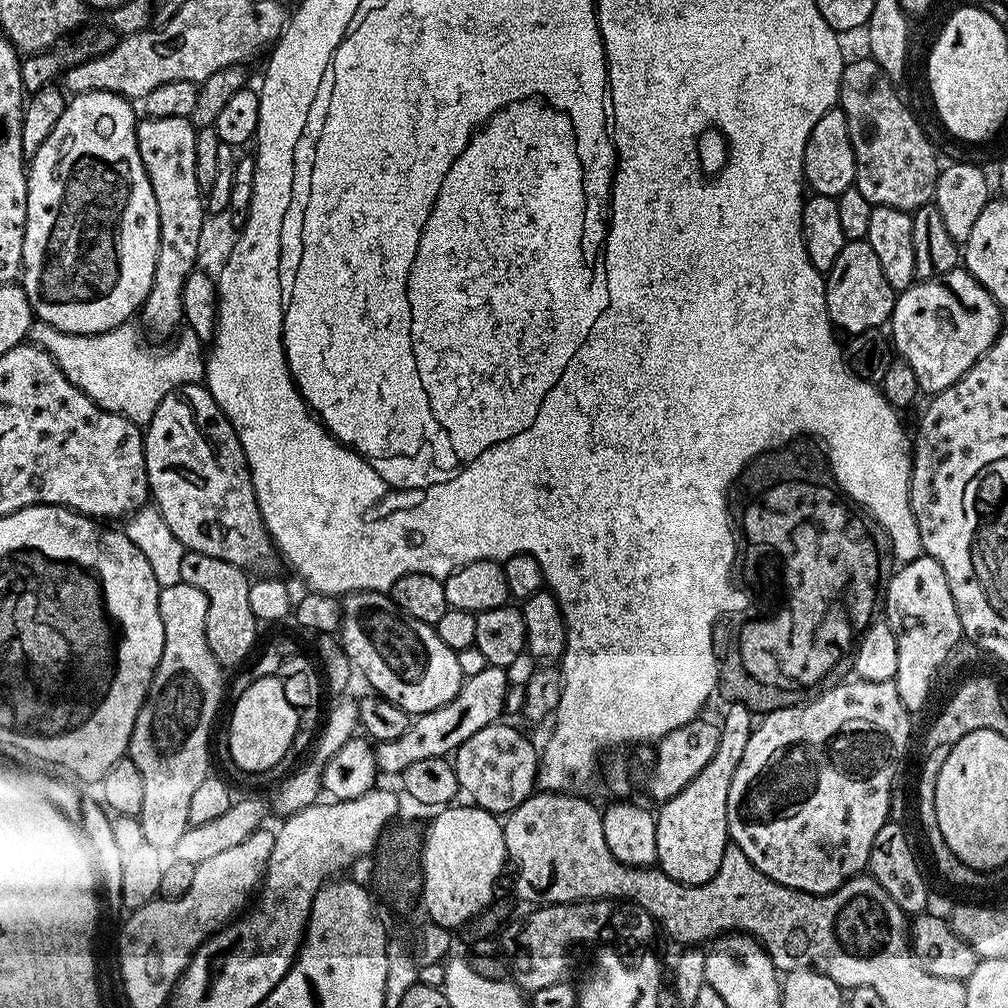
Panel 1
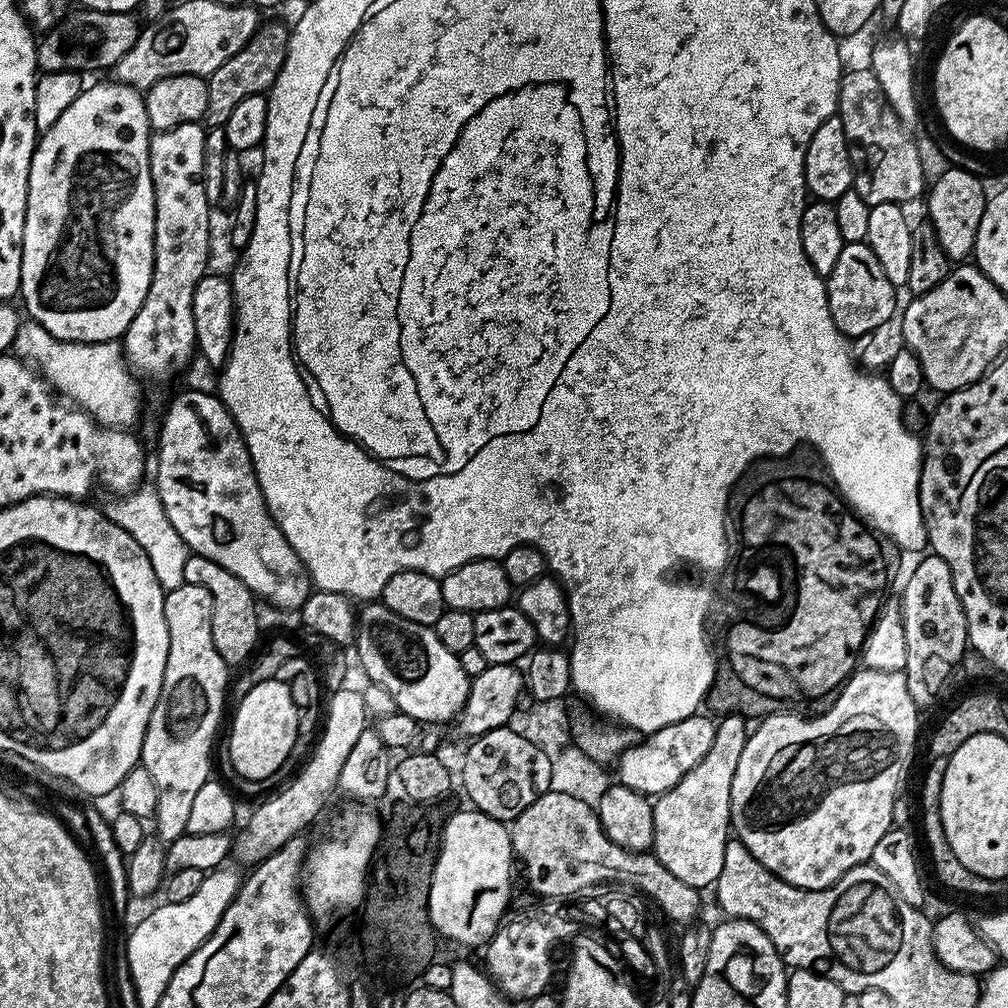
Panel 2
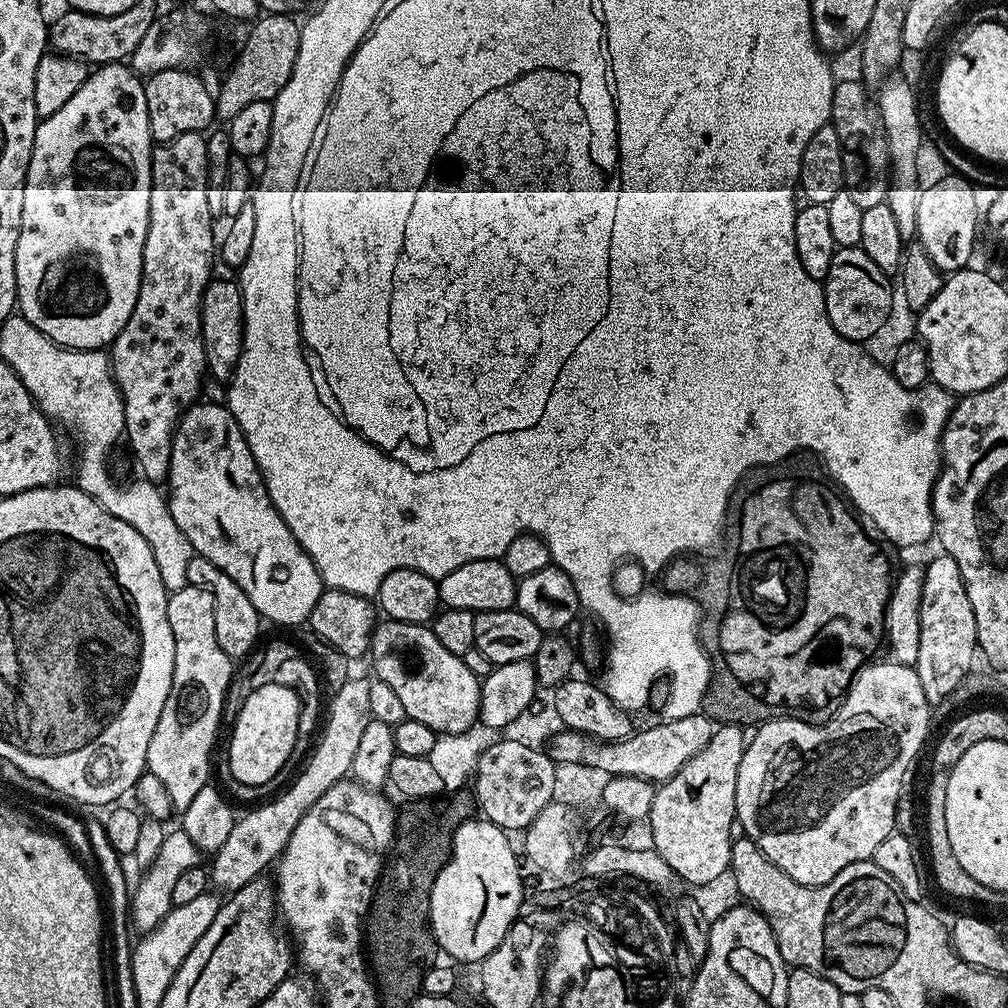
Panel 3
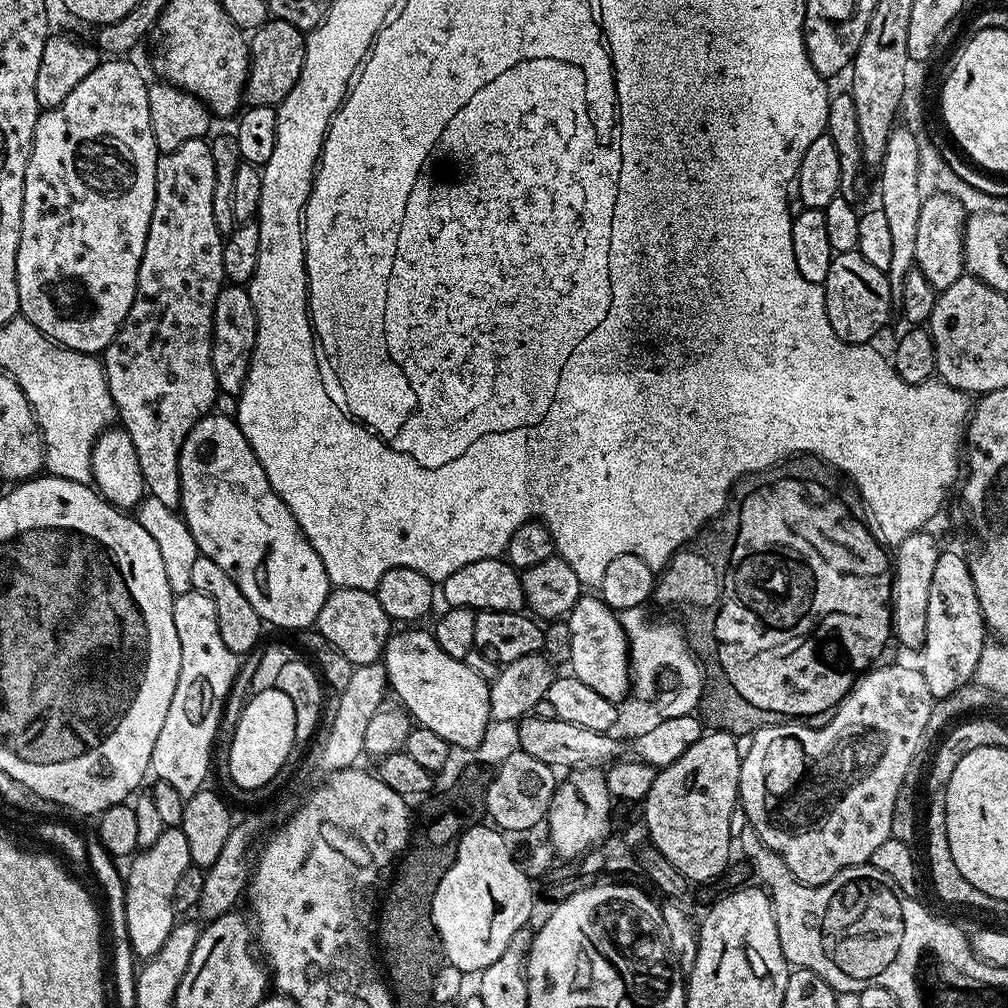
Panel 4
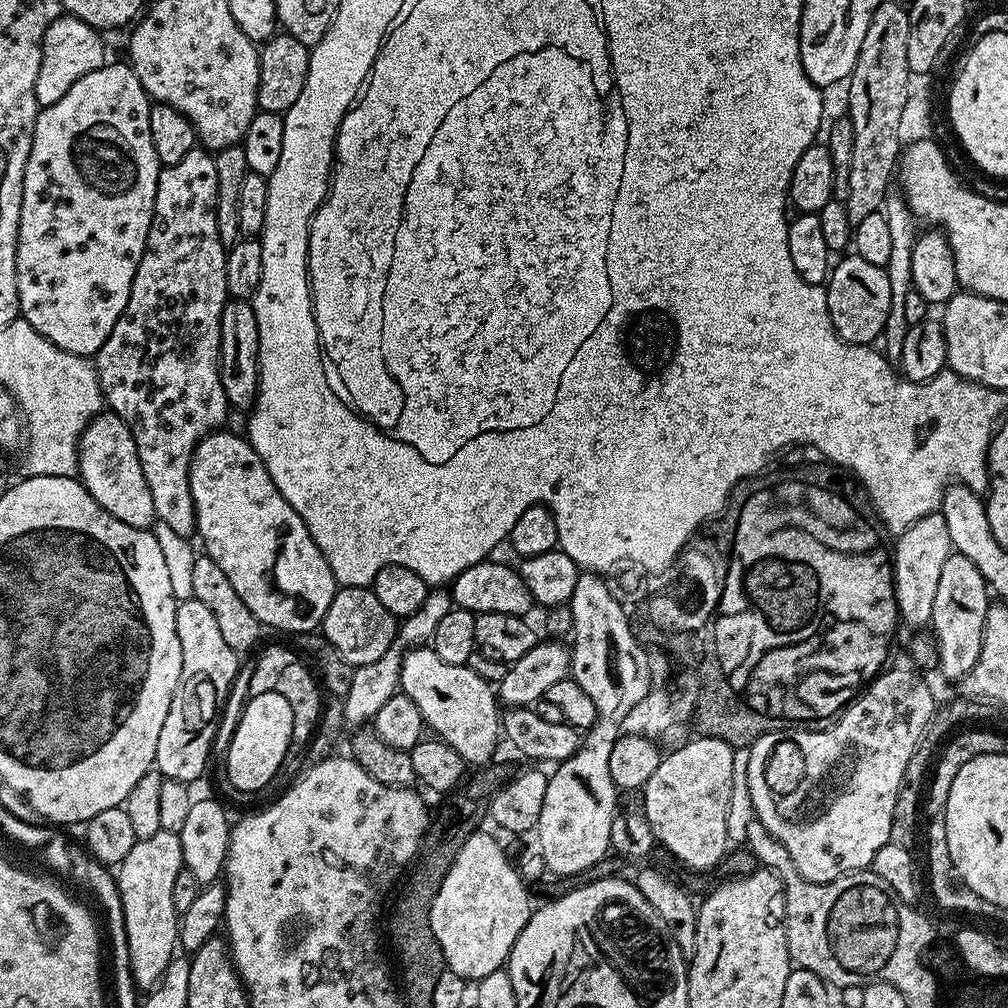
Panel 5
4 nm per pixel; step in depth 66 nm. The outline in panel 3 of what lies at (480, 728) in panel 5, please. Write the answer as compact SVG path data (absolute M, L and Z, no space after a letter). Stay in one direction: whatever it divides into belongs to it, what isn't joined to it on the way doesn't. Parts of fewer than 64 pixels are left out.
M381 619L372 631L371 660L377 678L396 695L407 719L422 722L438 734L465 732L477 723L477 705L464 695L479 693L481 681L466 670L461 657L450 654L434 638L431 627Z

